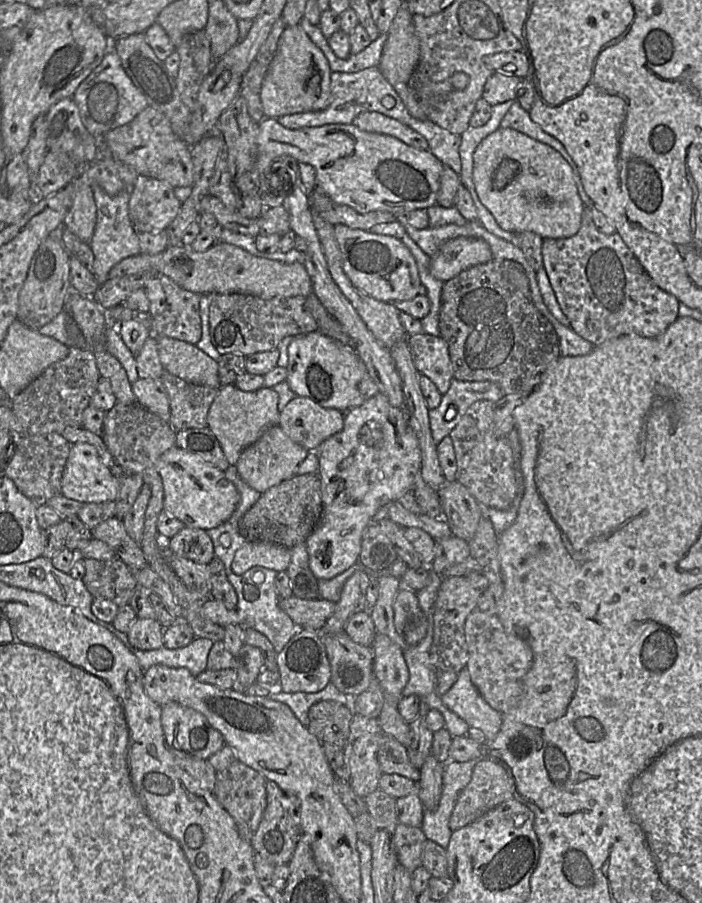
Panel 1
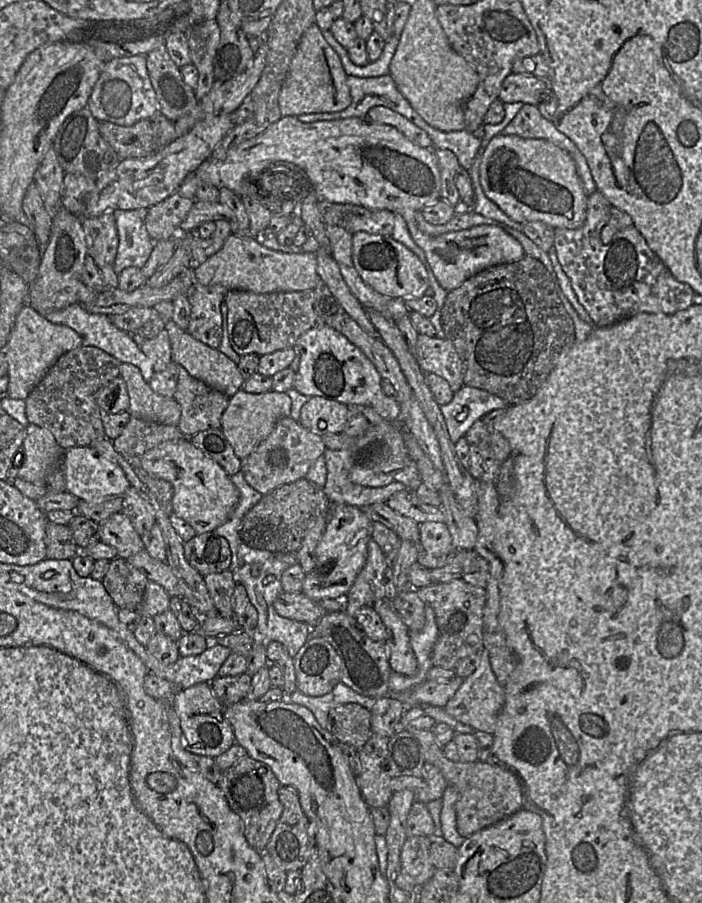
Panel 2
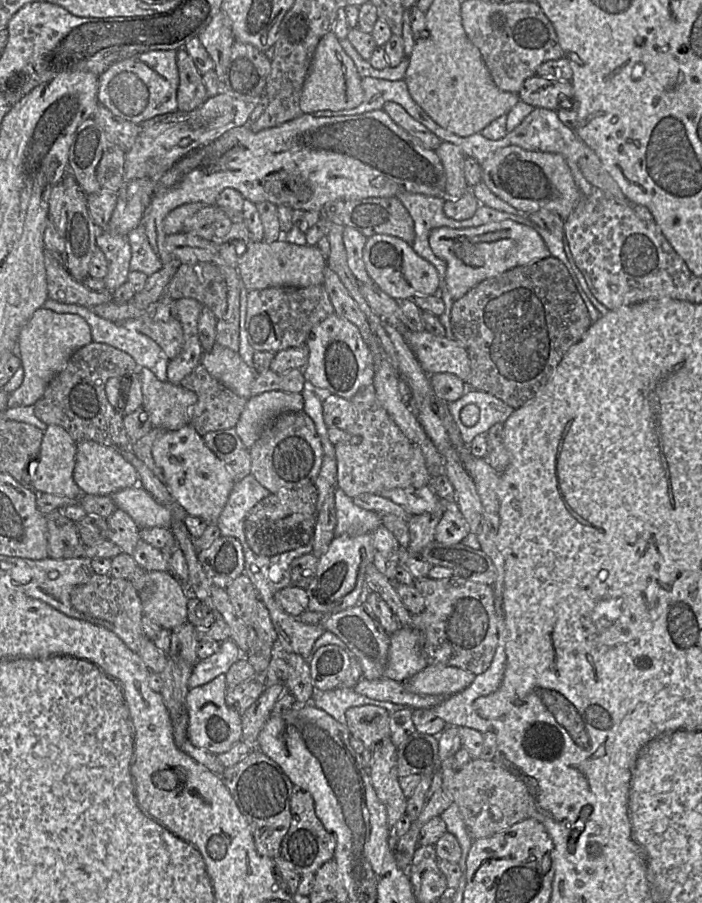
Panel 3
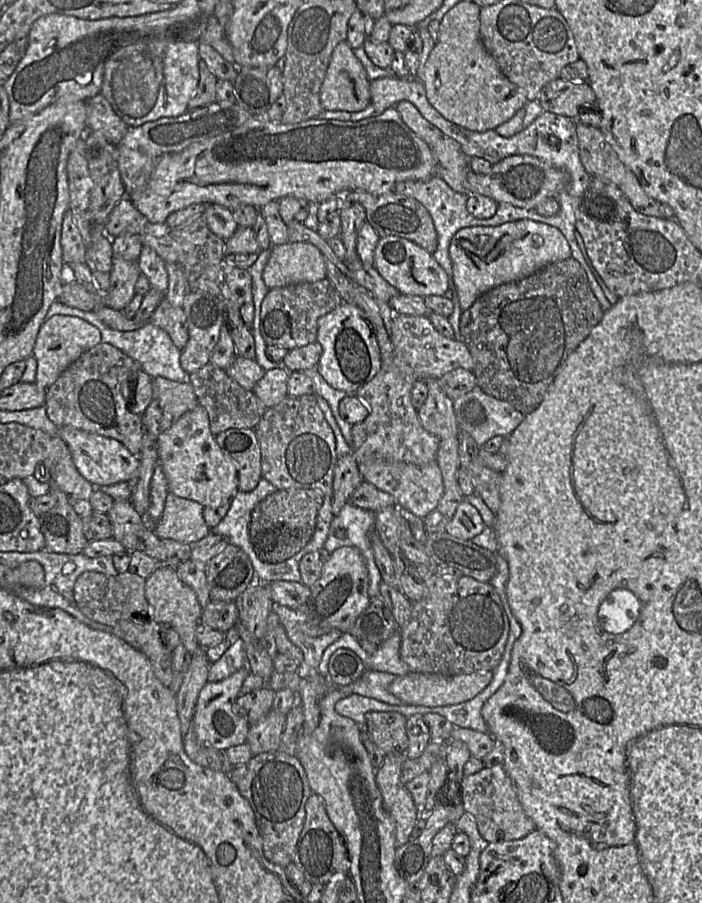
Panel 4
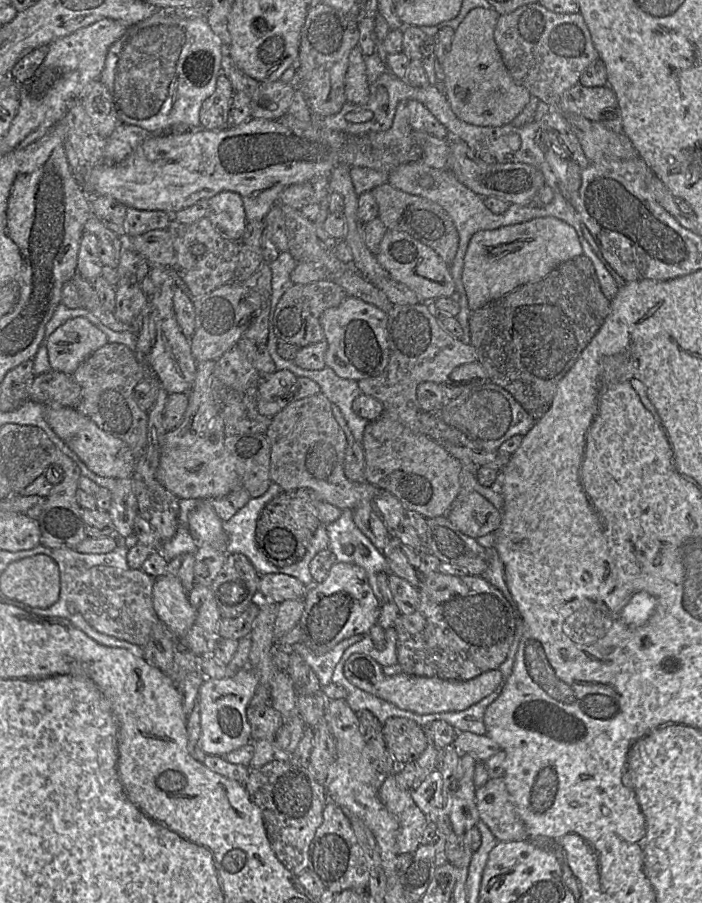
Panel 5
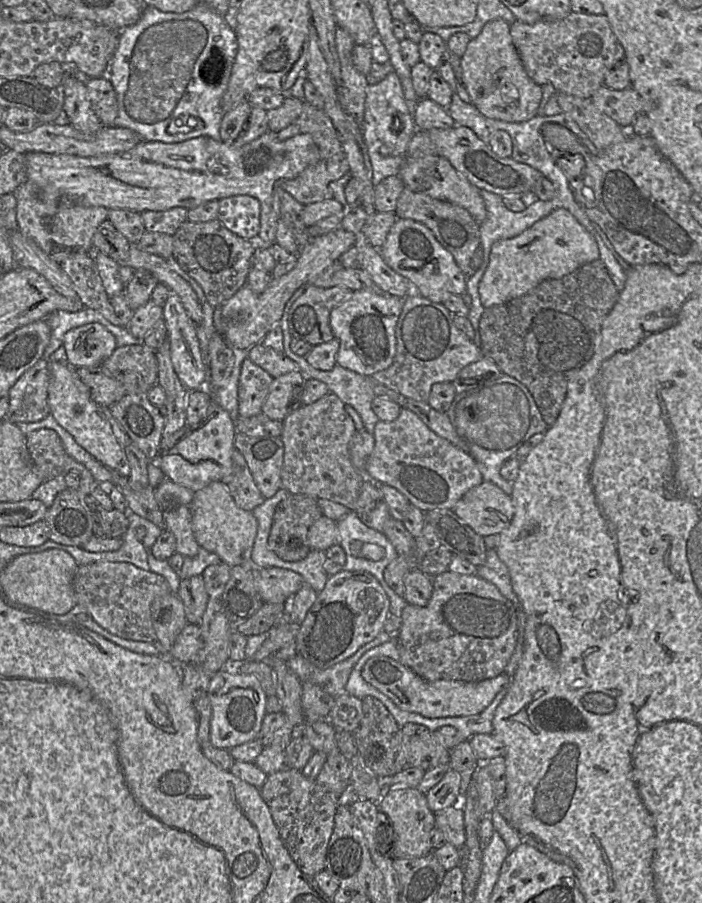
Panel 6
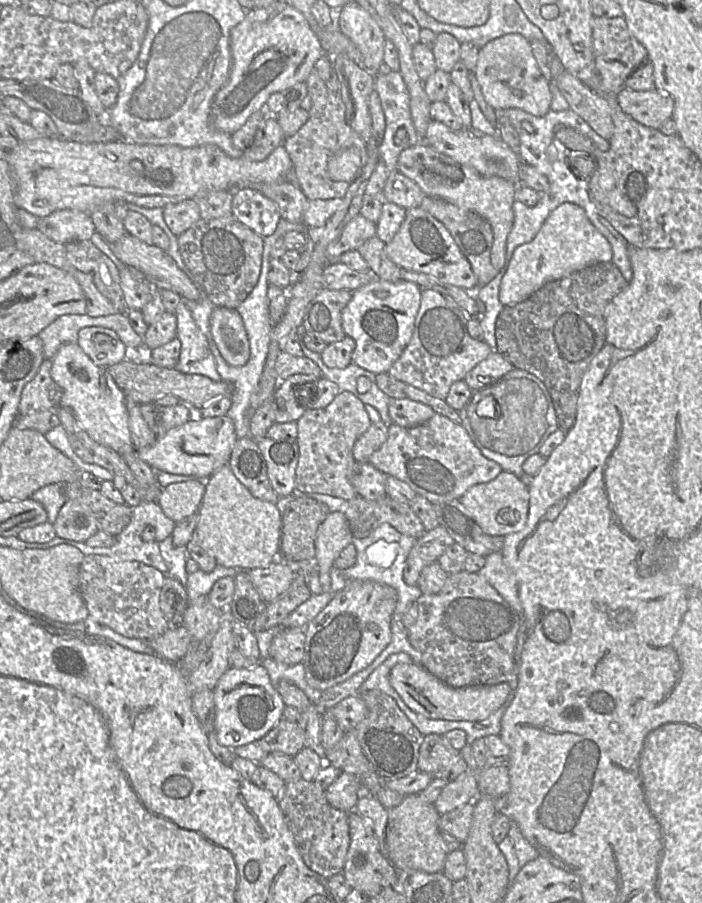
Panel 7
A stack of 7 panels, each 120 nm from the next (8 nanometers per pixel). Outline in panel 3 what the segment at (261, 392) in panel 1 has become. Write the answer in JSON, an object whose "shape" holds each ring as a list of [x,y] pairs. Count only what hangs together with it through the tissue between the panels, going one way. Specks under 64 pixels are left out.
{"shape":[[[273,390],[252,395],[234,427],[243,444],[250,448],[262,431],[281,413],[303,409],[301,393]]]}

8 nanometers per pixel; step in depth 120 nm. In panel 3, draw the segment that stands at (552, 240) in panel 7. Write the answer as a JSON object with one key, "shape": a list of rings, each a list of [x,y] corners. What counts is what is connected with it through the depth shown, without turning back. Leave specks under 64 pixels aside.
{"shape":[[[510,219],[463,229],[436,228],[430,232],[428,243],[435,256],[446,264],[445,282],[453,301],[463,297],[483,280],[551,257],[535,228]]]}

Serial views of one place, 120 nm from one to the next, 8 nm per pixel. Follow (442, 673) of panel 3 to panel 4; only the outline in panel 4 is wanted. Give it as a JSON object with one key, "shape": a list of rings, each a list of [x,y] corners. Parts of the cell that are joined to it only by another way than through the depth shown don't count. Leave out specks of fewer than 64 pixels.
{"shape":[[[492,671],[454,676],[409,672],[406,675],[397,676],[390,684],[389,690],[406,705],[427,707],[448,706],[471,700],[488,686],[492,677]]]}

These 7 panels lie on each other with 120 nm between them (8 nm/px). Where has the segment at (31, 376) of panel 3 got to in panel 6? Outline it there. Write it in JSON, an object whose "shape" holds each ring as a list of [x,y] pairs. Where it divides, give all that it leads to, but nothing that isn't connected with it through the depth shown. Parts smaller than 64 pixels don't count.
{"shape":[[[98,323],[69,330],[62,344],[65,362],[75,369],[100,365],[117,347],[112,333]]]}

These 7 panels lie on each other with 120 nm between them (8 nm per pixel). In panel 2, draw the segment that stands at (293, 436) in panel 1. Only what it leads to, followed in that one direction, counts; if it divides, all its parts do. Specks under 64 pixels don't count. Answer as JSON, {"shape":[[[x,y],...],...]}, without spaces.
{"shape":[[[311,396],[301,407],[298,422],[319,436],[341,433],[349,418],[347,405],[320,396]]]}

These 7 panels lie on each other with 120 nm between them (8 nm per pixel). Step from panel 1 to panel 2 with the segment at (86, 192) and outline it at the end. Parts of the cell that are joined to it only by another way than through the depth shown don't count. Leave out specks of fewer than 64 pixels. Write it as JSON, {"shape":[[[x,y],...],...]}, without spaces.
{"shape":[[[112,212],[96,217],[82,217],[82,226],[88,254],[92,255],[99,267],[113,265],[119,238]]]}

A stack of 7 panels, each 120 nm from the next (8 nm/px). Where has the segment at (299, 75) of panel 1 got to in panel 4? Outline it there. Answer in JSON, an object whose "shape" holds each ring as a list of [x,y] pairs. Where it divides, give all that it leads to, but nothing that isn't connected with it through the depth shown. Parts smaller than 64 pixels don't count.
{"shape":[[[342,41],[334,48],[320,90],[324,111],[359,112],[370,101],[370,80],[352,47]]]}

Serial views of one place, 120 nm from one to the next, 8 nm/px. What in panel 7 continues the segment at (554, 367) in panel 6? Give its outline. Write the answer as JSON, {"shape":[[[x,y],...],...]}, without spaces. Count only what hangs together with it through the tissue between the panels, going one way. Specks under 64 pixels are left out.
{"shape":[[[612,261],[593,264],[547,283],[514,306],[505,306],[496,319],[494,351],[510,362],[514,368],[524,370],[544,383],[555,409],[558,428],[565,432],[572,426],[576,417],[583,375],[605,343],[606,306],[626,288],[627,284],[628,282]]]}

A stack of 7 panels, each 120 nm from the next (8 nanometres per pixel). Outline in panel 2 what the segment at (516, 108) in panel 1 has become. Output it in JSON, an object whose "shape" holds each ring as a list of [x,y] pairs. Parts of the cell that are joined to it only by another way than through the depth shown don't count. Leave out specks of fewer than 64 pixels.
{"shape":[[[524,104],[517,115],[513,118],[513,120],[501,132],[501,134],[516,135],[522,138],[529,139],[544,139],[560,147],[561,149],[566,151],[574,160],[578,177],[581,181],[581,185],[585,191],[586,196],[588,197],[593,192],[597,191],[596,184],[593,180],[591,171],[583,154],[579,151],[572,140],[570,140],[565,134],[557,129],[556,124],[552,120],[542,115],[536,105]]]}

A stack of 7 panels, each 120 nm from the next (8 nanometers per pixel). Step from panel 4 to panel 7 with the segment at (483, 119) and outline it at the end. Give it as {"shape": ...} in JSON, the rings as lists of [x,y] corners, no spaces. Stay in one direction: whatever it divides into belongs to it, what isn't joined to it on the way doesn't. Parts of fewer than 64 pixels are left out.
{"shape":[[[506,34],[482,46],[479,51],[477,65],[471,73],[479,83],[485,101],[496,110],[518,108],[534,116],[543,116],[550,110],[552,100],[550,81],[543,76],[539,69],[530,41],[521,34]]]}

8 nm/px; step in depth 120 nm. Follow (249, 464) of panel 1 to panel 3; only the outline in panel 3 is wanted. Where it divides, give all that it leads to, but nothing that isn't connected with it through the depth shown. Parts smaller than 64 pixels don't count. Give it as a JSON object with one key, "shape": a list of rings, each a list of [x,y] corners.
{"shape":[[[303,411],[279,414],[249,448],[251,475],[270,493],[312,483],[323,460],[322,442],[313,420]]]}

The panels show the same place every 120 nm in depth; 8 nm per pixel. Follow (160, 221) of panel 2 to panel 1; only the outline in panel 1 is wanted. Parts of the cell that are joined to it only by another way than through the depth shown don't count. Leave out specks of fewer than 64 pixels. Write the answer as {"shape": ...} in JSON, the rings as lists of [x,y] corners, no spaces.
{"shape":[[[139,176],[129,191],[129,215],[135,230],[141,232],[166,231],[180,212],[182,203],[174,194],[174,187],[165,181]]]}

